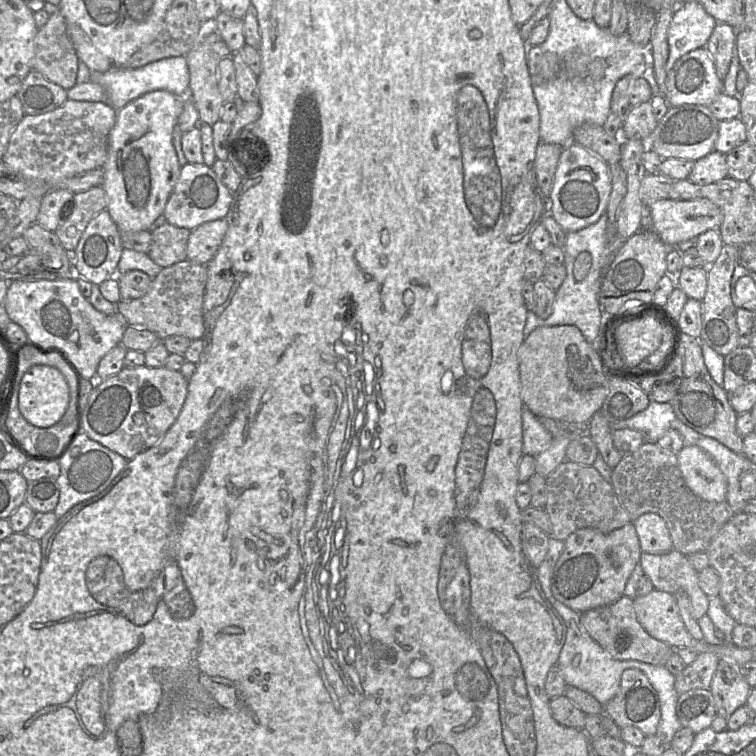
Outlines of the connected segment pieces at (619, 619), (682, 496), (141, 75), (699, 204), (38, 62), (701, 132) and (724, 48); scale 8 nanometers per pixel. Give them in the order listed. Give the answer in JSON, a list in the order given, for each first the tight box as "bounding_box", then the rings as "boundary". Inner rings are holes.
[{"bounding_box":[580,596,675,666],"boundary":[[[622,596],[610,605],[580,613],[580,616],[587,633],[616,660],[636,660],[665,666],[675,650],[650,636],[640,625],[634,610],[634,598]]]},{"bounding_box":[611,442,734,555],"boundary":[[[645,442],[636,451],[623,457],[612,470],[611,484],[620,503],[628,512],[632,523],[645,513],[658,514],[664,519],[667,525],[674,549],[684,555],[706,552],[721,528],[734,515],[726,500],[722,502],[710,502],[696,496],[684,480],[679,468],[677,455],[667,449],[661,448],[658,443]]]},{"bounding_box":[91,56,189,111],"boundary":[[[186,56],[164,58],[136,69],[117,68],[106,72],[91,72],[91,82],[103,87],[108,104],[116,111],[130,101],[155,90],[165,90],[176,96],[185,97],[189,91],[189,80]]]},{"bounding_box":[646,198,723,246],"boundary":[[[707,198],[694,200],[660,199],[646,208],[652,221],[652,230],[658,234],[661,241],[668,246],[687,240],[696,240],[708,230],[719,230],[723,222],[722,210]]]},{"bounding_box":[33,10,79,90],"boundary":[[[60,10],[38,28],[34,41],[33,68],[48,80],[69,90],[77,84],[79,58]]]},{"bounding_box":[646,106,719,162],"boundary":[[[670,106],[665,116],[657,122],[655,129],[646,141],[647,148],[663,159],[677,158],[695,162],[714,151],[718,130],[719,120],[713,115],[708,106]]]},{"bounding_box":[705,23,737,81],"boundary":[[[717,23],[705,48],[712,57],[717,76],[724,81],[736,53],[737,30],[727,23]]]}]

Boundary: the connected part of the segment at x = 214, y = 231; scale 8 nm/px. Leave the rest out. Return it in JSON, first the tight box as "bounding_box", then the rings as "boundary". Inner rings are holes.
{"bounding_box":[187,218,226,265],"boundary":[[[225,218],[205,222],[190,233],[187,243],[187,259],[206,265],[217,253],[226,234]]]}

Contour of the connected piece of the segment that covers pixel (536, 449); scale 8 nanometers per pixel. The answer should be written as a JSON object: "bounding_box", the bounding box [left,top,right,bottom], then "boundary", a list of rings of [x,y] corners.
{"bounding_box":[522,404,553,456],"boundary":[[[524,404],[522,408],[522,451],[523,455],[537,456],[552,443],[553,436]]]}

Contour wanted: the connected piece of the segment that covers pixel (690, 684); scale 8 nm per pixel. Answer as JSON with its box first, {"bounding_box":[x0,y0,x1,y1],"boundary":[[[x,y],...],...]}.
{"bounding_box":[674,653,719,696],"boundary":[[[699,653],[693,663],[675,676],[674,688],[676,693],[680,696],[693,689],[709,690],[719,661],[719,658],[713,653]]]}

